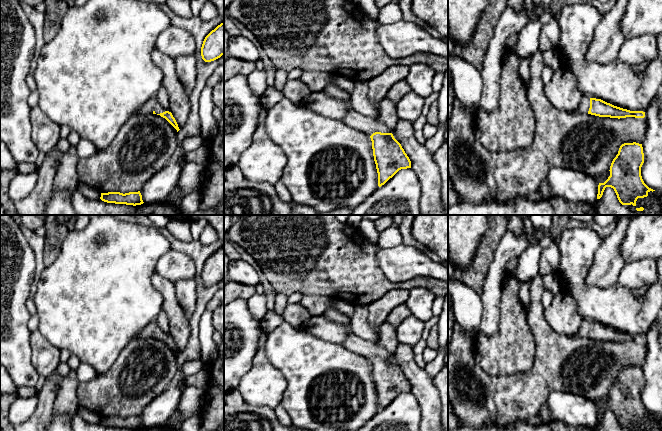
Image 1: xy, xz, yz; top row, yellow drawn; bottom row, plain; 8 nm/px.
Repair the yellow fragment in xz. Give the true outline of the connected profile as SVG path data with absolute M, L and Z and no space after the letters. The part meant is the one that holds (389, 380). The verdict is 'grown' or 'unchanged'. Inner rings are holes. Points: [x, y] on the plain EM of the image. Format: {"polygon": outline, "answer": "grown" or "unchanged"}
{"polygon": "M352 332L342 345L370 360L379 411L384 409L399 394L411 392L411 385L401 368L378 343L362 339Z", "answer": "grown"}

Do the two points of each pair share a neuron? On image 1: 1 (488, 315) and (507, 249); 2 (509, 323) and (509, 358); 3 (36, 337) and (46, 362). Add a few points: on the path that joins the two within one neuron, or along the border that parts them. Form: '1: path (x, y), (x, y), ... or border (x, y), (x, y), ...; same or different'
1: path (491, 299), (491, 290), (498, 265); same
2: path (509, 332), (509, 349); same
3: path (39, 343), (44, 356); same

